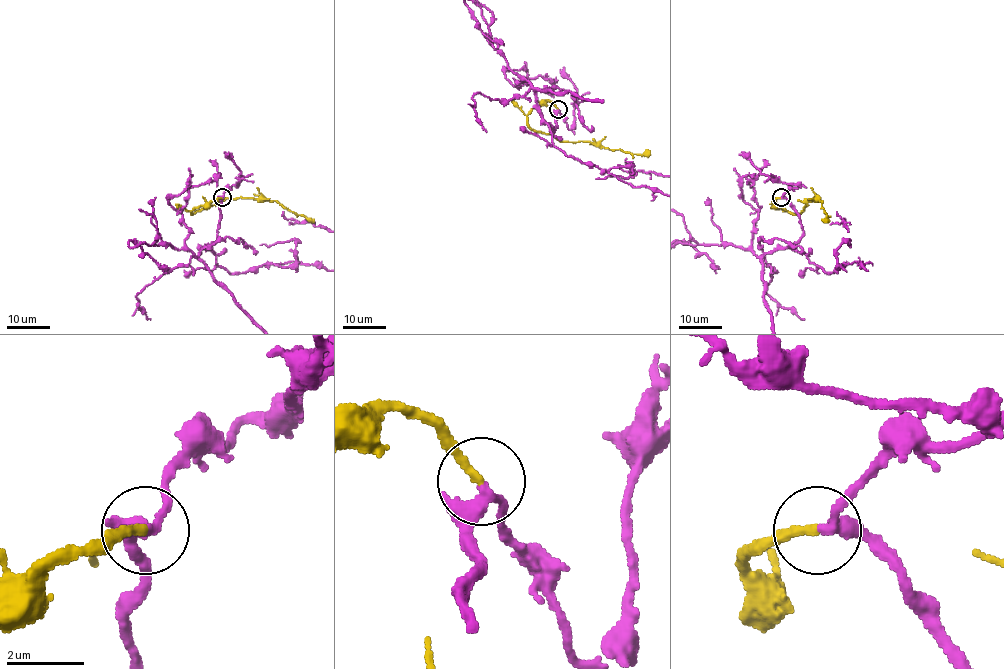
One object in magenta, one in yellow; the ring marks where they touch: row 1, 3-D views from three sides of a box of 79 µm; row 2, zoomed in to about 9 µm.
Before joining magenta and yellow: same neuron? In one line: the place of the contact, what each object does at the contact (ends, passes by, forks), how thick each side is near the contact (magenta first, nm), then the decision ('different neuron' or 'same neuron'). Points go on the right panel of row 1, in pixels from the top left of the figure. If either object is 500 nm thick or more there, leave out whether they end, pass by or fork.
at (781, 197); magenta passes by; yellow ends there; 320 nm thick on the magenta side, 200 nm on the other; same neuron

